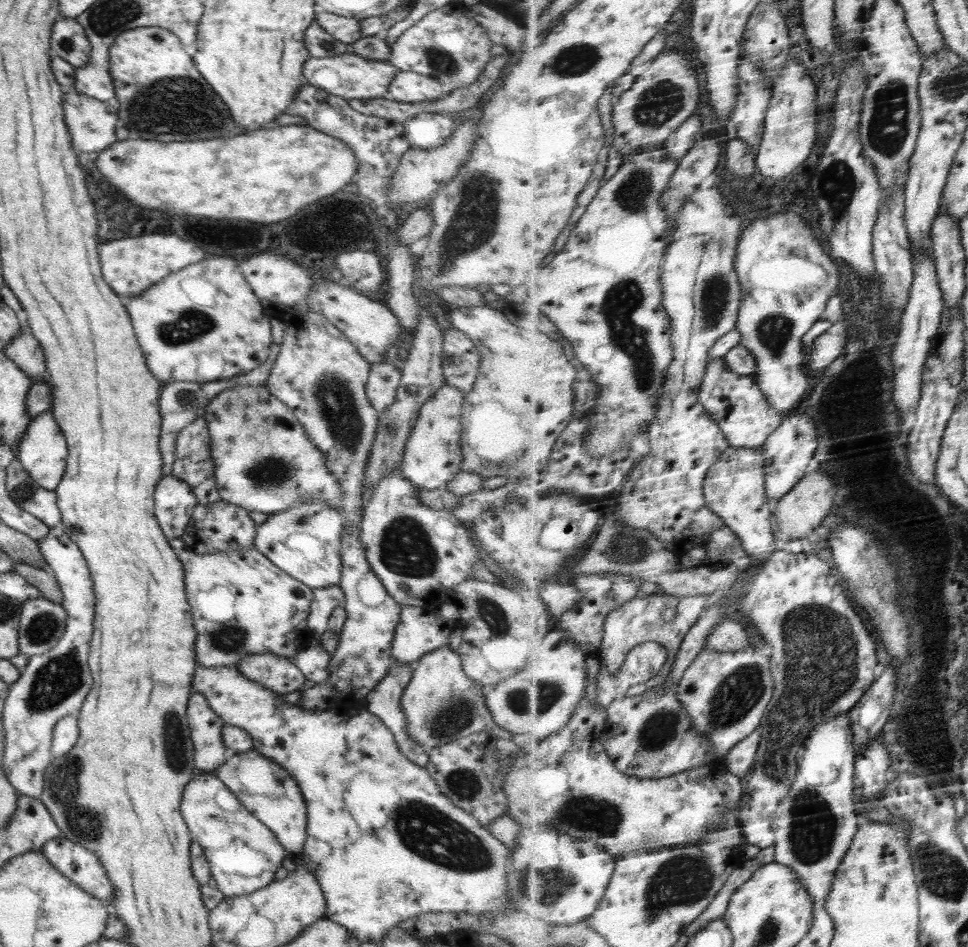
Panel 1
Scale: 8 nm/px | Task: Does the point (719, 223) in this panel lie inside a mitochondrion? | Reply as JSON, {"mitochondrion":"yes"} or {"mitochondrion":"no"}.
{"mitochondrion":"no"}

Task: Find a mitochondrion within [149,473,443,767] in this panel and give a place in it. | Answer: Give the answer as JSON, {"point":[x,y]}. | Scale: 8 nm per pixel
{"point":[406,549]}

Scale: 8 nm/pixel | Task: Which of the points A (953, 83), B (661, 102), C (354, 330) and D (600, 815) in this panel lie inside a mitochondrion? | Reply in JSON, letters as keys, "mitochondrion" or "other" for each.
{"A":"mitochondrion","B":"mitochondrion","C":"other","D":"mitochondrion"}

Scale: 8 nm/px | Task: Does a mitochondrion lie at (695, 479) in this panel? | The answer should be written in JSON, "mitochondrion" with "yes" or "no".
{"mitochondrion":"no"}

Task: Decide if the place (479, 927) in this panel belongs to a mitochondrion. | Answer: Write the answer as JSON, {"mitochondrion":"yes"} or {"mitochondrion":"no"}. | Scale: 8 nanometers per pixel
{"mitochondrion":"no"}

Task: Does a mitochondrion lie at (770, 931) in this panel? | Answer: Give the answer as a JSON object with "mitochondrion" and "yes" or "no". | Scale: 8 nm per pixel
{"mitochondrion":"yes"}

